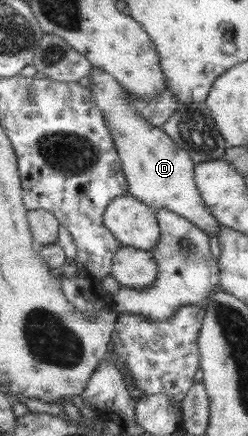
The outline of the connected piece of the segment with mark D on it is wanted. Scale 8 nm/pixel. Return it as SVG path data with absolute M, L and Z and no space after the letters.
M95 66L90 80L95 100L105 110L105 117L109 120L112 136L131 184L131 194L156 210L168 208L188 217L188 220L208 234L215 232L219 238L223 224L216 218L199 189L196 180L197 162L192 158L191 152L175 142L162 127L154 126L139 114L139 110L129 102L127 94L130 91L107 70Z

